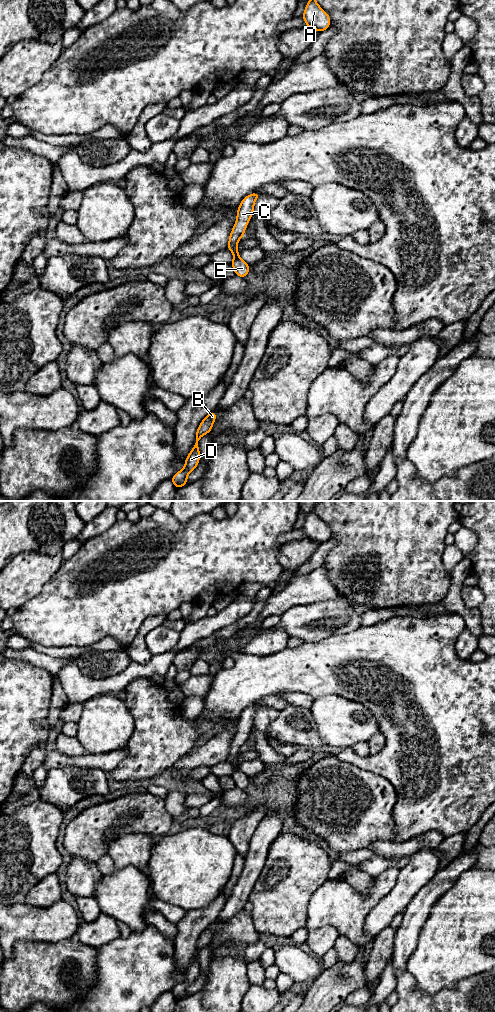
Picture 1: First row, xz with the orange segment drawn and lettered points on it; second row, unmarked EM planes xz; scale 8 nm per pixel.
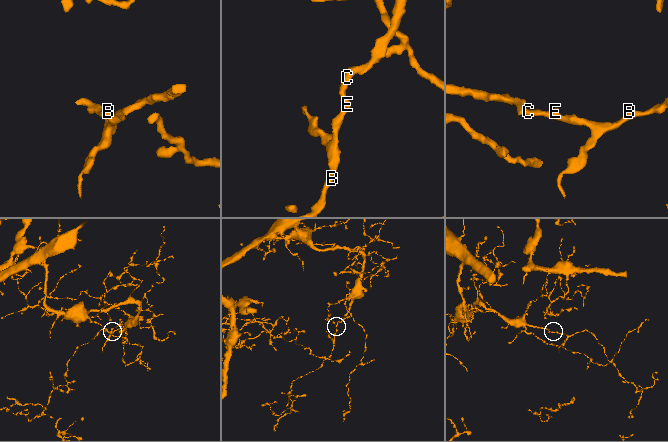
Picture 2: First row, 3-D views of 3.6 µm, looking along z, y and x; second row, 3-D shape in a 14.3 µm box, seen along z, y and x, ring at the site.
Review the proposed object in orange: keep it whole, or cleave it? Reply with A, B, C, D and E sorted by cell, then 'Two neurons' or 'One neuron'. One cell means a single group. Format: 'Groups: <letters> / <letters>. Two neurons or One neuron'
Groups: A C / B D E. Two neurons

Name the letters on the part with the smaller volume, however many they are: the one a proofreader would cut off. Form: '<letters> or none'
B, D, E

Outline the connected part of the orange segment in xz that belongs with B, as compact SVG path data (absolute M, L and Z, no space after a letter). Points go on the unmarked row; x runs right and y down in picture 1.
M212 924L208 926L199 937L196 944L194 959L185 971L184 980L175 985L174 988L171 990L171 993L176 1000L180 1000L186 997L189 985L197 979L200 973L200 964L198 959L199 952L204 946L210 945L213 940L213 934L216 932L216 930L217 926L215 924Z

